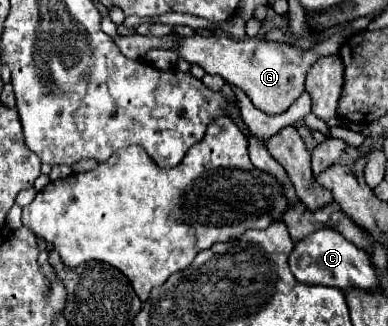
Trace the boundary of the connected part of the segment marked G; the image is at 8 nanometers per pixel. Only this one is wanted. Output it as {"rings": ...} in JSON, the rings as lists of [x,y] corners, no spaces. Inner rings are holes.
{"rings":[[[192,35],[192,37],[178,39],[174,53],[186,59],[188,63],[200,65],[206,73],[220,75],[228,83],[240,87],[252,99],[252,103],[264,113],[278,115],[278,113],[284,113],[296,101],[296,97],[304,91],[304,79],[312,63],[322,55],[338,53],[340,45],[342,45],[342,35],[332,35],[330,39],[326,39],[324,43],[308,51],[302,51],[286,43],[274,43],[274,41],[264,41],[264,39],[234,41],[226,35],[222,37]]]}

